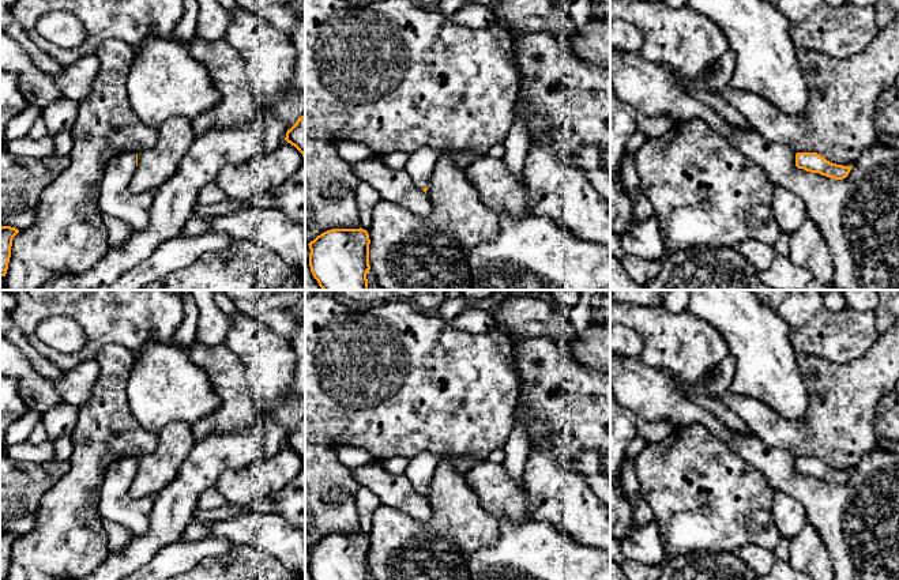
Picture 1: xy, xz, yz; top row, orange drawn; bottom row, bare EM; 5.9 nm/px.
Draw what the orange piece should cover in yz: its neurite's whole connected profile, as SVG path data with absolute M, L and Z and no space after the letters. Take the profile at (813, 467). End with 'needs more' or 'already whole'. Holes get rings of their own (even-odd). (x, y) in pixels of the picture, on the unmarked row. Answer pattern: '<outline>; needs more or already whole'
M797 457L795 471L835 485L846 483L853 472L832 468L817 457Z; already whole

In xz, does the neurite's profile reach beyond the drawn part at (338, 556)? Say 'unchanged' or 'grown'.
unchanged

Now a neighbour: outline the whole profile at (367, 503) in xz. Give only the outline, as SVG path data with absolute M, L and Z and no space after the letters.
M361 486L354 498L360 519L361 534L369 536L373 526L373 513L380 505L380 500L366 487Z

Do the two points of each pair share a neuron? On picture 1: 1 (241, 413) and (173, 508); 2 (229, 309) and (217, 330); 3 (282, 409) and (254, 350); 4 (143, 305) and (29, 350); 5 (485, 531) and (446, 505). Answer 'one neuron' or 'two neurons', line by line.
1: two neurons
2: two neurons
3: one neuron
4: two neurons
5: one neuron

